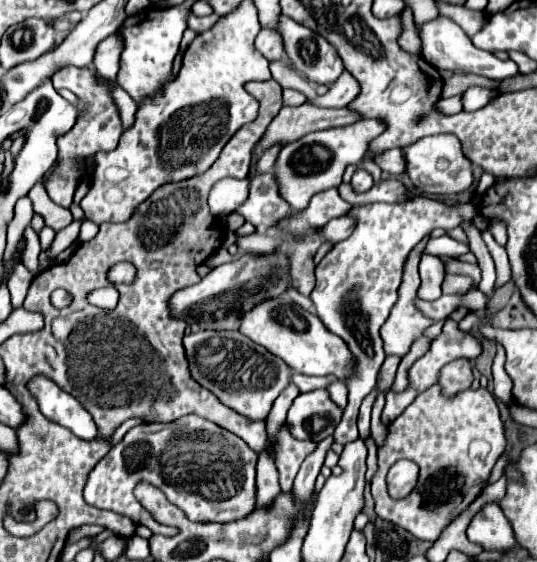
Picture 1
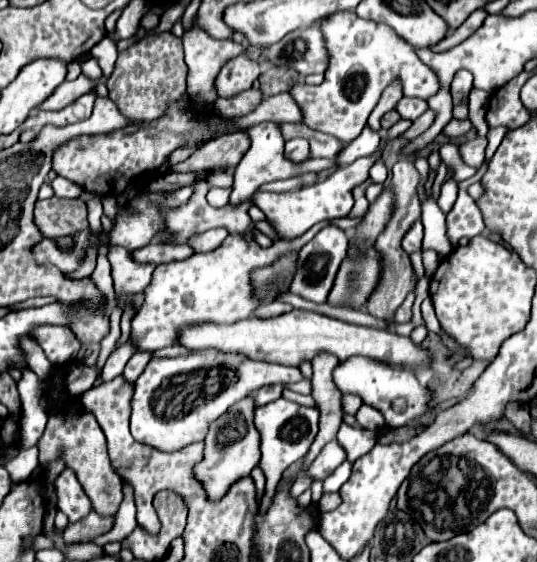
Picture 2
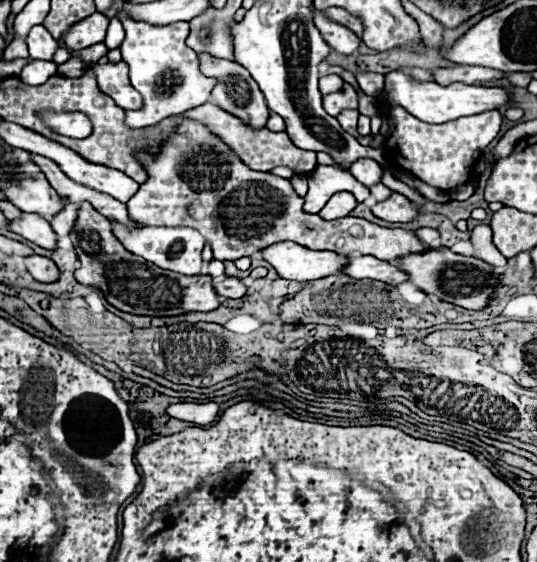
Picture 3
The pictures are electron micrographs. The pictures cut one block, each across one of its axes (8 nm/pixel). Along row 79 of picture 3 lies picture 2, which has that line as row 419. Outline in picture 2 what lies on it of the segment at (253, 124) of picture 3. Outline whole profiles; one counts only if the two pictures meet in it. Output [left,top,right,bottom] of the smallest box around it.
[192,396,260,502]

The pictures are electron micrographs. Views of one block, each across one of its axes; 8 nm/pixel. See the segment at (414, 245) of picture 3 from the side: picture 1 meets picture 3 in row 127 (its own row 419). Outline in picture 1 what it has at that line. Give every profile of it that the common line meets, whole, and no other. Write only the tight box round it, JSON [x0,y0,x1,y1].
[84,414,256,534]

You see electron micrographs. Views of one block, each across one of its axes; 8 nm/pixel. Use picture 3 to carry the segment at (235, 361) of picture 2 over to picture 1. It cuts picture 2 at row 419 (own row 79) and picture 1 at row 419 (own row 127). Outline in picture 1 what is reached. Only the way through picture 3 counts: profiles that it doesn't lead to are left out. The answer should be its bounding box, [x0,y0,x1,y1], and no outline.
[108,418,146,446]

